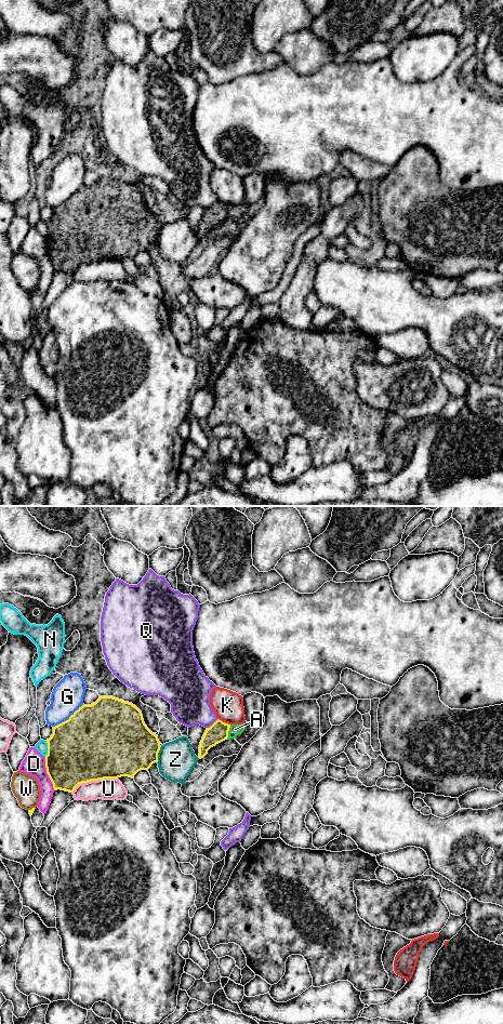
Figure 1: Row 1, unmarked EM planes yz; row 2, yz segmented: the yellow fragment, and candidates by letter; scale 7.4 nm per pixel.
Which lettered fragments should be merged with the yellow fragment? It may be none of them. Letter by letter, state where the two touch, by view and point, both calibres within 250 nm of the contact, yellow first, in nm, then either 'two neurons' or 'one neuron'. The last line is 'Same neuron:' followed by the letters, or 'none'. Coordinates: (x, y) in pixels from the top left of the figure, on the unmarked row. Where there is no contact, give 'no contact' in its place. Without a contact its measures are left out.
A: yz (227, 213) | 150/80 nm | one neuron
D: yz (47, 253) | 420/160 nm | two neurons
G: yz (69, 199) | 500/240 nm | two neurons
K: yz (224, 203) | 150/220 nm | two neurons
N: yz (48, 229) | 480/90 nm | two neurons
Q: yz (213, 204) | 150/300 nm | two neurons
U: yz (93, 261) | 500/160 nm | two neurons
W: yz (32, 289) | 30/200 nm | two neurons
Z: yz (157, 236) | 420/280 nm | two neurons
Same neuron: A

